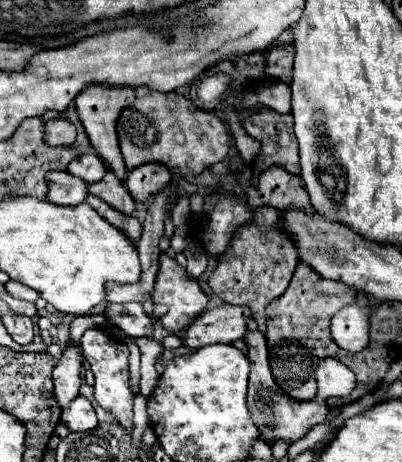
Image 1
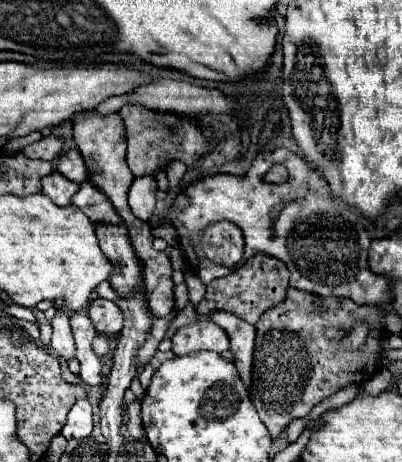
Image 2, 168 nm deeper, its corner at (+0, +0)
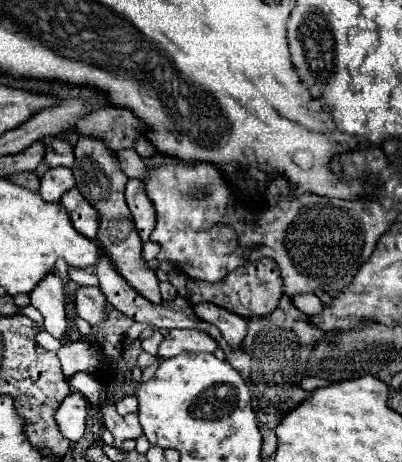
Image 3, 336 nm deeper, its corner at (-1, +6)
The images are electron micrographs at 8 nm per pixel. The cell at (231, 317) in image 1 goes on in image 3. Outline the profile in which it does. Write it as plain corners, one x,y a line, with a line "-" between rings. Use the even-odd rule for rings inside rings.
171,329
161,341
157,355
161,359
175,357
179,353
213,353
217,349
215,341
197,329

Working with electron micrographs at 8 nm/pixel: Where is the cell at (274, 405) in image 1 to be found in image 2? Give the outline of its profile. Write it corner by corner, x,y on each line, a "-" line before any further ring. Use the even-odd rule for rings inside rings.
216,311
212,315
212,321
228,333
230,351
234,353
234,365
236,365
244,385
250,389
252,387
252,359
254,359
256,327
226,311

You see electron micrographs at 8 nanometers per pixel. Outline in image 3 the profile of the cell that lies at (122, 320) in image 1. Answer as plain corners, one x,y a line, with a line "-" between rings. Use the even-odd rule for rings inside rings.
79,287
75,293
77,315
89,325
99,325
105,321
105,297
99,287

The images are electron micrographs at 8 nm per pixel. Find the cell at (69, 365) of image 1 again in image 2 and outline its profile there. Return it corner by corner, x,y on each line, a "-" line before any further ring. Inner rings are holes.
58,311
54,319
50,321
52,325
52,349
62,357
62,359
72,359
76,355
76,345
72,339
72,329
68,323
68,315
64,311

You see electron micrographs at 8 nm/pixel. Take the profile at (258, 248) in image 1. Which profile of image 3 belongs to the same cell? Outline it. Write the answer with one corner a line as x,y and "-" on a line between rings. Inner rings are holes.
261,259
257,263
243,265
243,267
235,269
233,273
229,273
219,283
187,281
187,293
189,293
189,301
191,301
192,305
209,301
209,303
215,303
215,305
243,317
243,319
251,319
251,317
265,317
265,315
273,313
279,299
283,297
283,281
281,281
281,277
277,273
275,261

